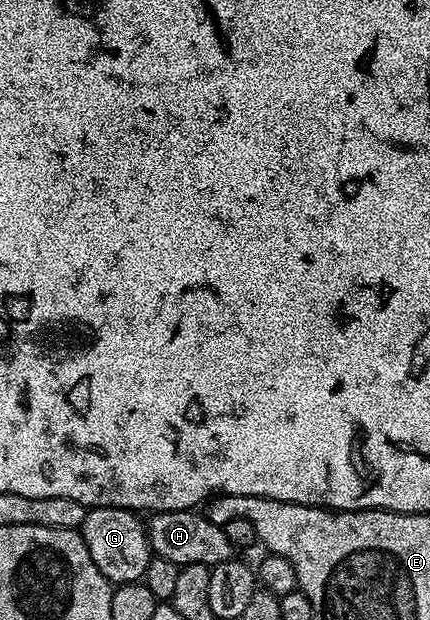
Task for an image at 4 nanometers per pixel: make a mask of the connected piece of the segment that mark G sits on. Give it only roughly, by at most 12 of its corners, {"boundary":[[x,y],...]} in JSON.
{"boundary":[[92,506],[81,533],[108,582],[144,577],[153,555],[136,511]]}

